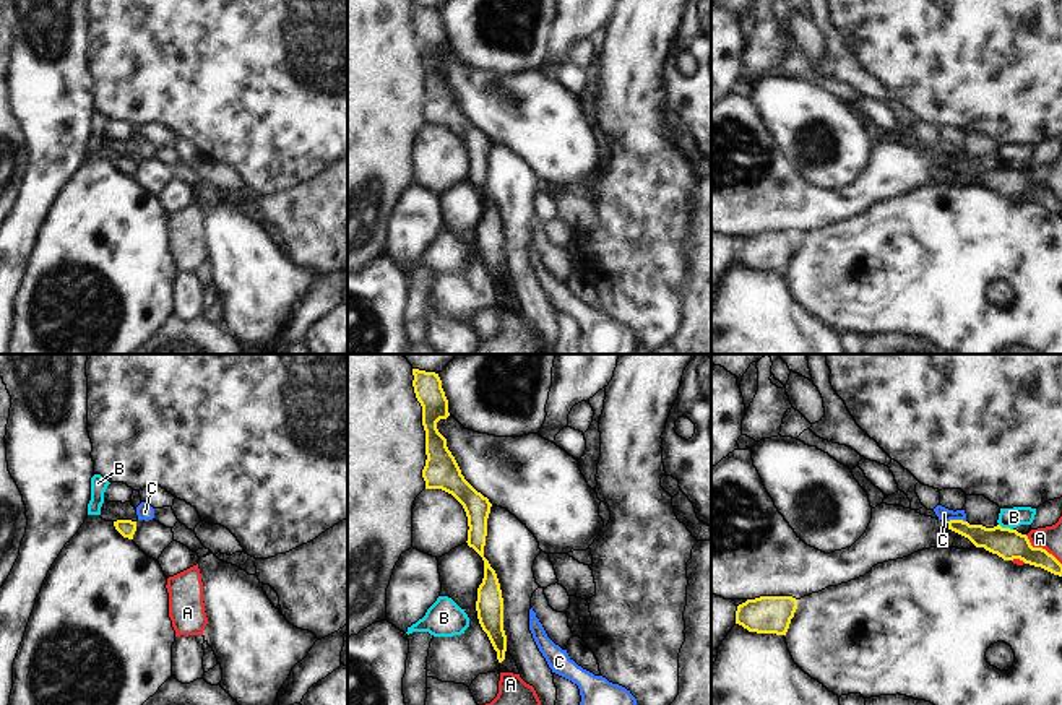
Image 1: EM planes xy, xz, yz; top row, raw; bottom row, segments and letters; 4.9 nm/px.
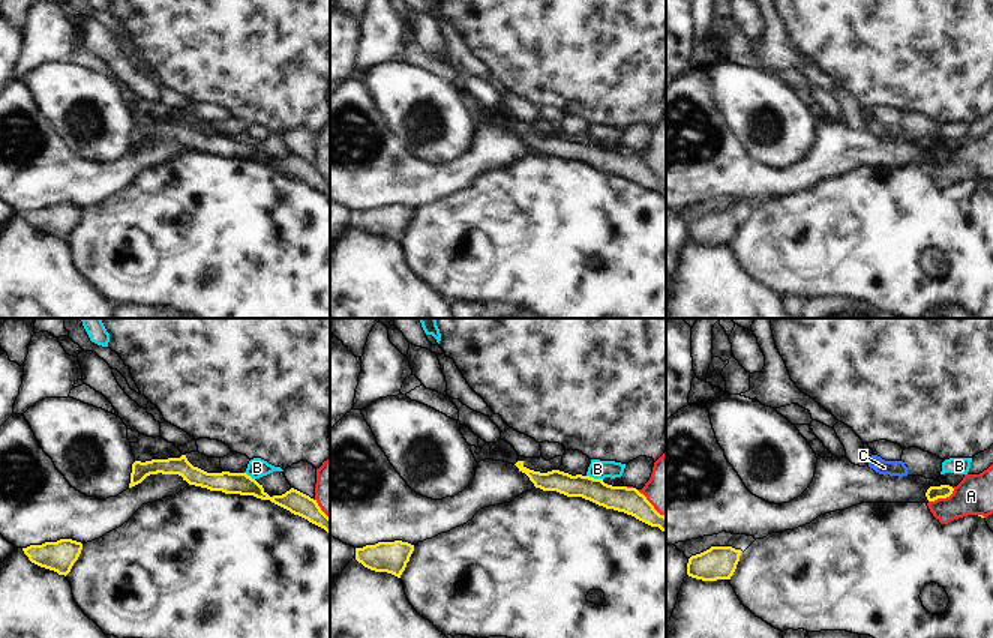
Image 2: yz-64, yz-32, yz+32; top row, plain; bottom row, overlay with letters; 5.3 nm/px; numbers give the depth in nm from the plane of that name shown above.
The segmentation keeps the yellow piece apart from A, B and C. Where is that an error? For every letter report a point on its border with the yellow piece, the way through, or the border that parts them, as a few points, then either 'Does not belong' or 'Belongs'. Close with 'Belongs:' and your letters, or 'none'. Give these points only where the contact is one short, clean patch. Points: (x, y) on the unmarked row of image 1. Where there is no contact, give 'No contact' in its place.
A: Touches yellow at yz (1041, 184). Does not belong
B: Touches yellow at yz (1005, 164). Boundary: yz (999, 160), (1012, 166). Does not belong
C: Touches yellow at yz (955, 156). Boundary: yz (965, 156), (947, 158). Does not belong
Belongs: none.

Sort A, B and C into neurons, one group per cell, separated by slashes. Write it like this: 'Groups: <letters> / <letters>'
Groups: A / B / C.

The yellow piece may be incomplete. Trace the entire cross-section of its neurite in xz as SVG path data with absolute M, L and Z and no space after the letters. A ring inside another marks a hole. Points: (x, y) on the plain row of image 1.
M412 5L412 11L412 23L422 42L422 62L425 67L427 96L422 106L425 125L442 125L451 130L466 148L469 162L466 179L484 197L484 214L477 224L476 237L477 255L497 288L499 299L502 299L507 288L503 234L497 210L484 193L487 154L492 140L464 115L455 93L447 83L447 75L437 65L437 58L450 52L448 36L438 10Z

